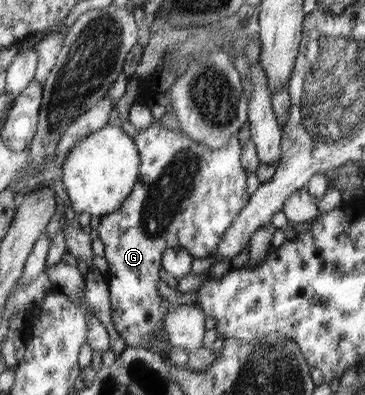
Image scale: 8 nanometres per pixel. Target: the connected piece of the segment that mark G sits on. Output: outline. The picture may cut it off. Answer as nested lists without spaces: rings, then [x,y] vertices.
[[[156,116],[150,122],[150,126],[146,129],[138,130],[136,136],[136,147],[139,147],[140,150],[140,159],[143,161],[140,166],[139,181],[136,182],[135,189],[132,190],[132,193],[128,195],[126,200],[120,209],[114,211],[114,213],[108,213],[102,217],[100,225],[97,229],[97,237],[99,237],[104,244],[104,257],[108,260],[108,271],[105,272],[106,282],[108,285],[111,301],[111,313],[112,320],[114,321],[114,326],[118,334],[125,340],[127,347],[144,347],[145,349],[153,350],[151,347],[151,333],[157,333],[157,335],[164,335],[163,321],[168,312],[168,300],[160,295],[158,291],[158,271],[160,271],[160,253],[164,253],[164,249],[182,246],[186,248],[190,255],[194,258],[198,257],[210,257],[220,243],[220,238],[224,237],[224,234],[227,233],[228,229],[231,229],[232,222],[235,221],[236,217],[239,217],[240,210],[248,203],[248,191],[246,191],[246,172],[247,168],[243,165],[240,165],[240,141],[238,137],[232,136],[224,146],[220,148],[208,148],[204,144],[192,140],[190,136],[184,134],[184,132],[179,130],[171,131],[166,127],[162,126],[162,122]]]

